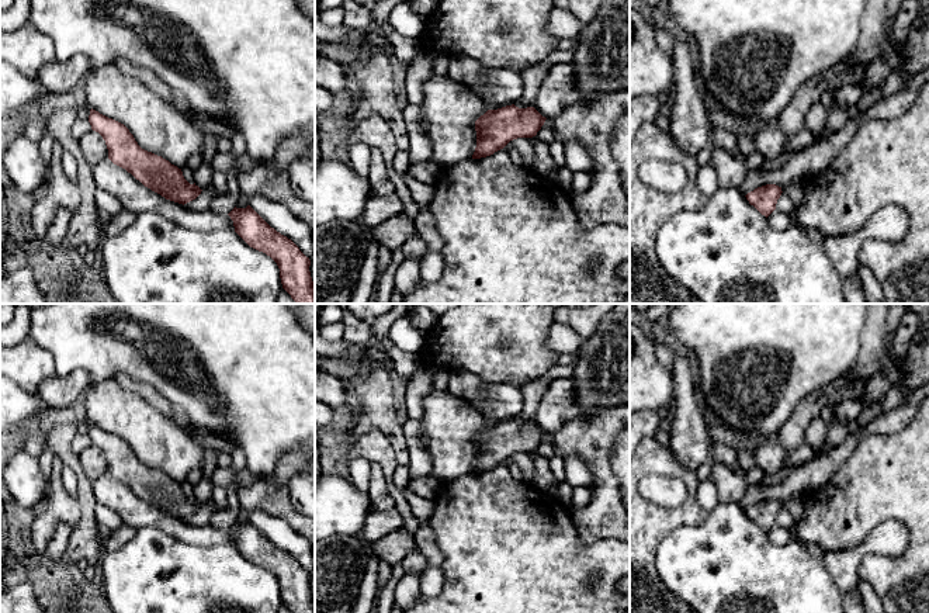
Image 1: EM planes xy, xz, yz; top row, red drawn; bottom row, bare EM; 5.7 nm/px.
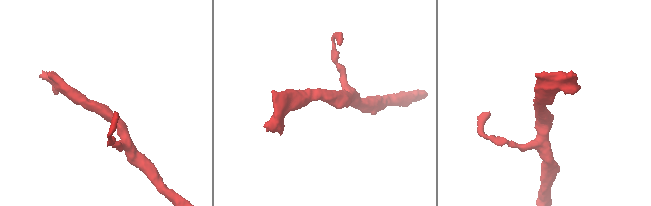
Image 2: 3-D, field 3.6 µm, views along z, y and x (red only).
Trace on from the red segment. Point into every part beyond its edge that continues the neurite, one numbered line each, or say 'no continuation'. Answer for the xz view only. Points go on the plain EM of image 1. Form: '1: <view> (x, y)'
no continuation

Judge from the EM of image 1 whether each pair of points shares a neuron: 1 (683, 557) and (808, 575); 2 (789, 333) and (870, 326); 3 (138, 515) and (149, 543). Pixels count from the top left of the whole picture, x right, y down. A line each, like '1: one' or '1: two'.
1: one
2: two
3: two

